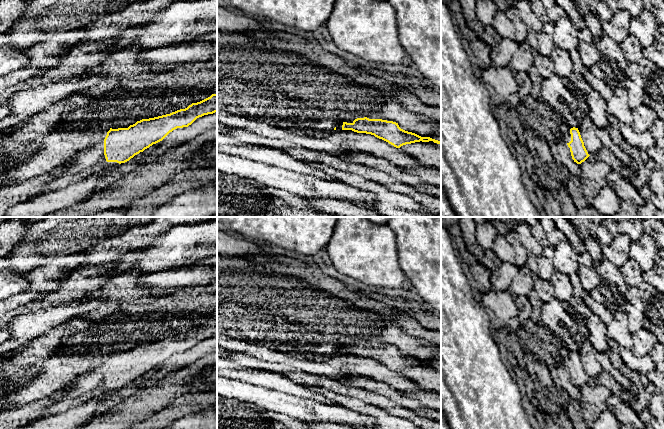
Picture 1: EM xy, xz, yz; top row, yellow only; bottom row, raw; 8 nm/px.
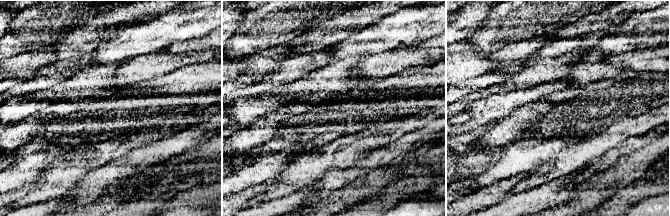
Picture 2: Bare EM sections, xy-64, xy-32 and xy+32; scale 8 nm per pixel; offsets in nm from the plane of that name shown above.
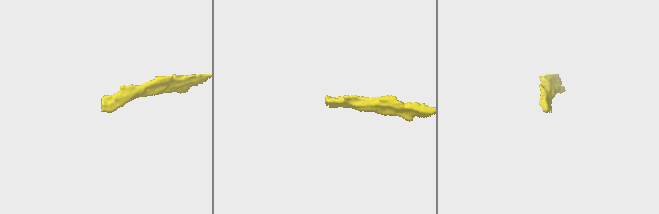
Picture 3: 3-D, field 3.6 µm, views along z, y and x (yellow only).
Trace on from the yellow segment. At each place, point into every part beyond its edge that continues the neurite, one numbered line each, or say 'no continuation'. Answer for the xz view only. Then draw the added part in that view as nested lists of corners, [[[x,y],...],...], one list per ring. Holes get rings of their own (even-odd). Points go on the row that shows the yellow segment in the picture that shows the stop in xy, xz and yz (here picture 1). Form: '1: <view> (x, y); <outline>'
1: xz (345, 118); [[[343,115],[343,116],[340,117],[340,119],[341,119],[343,122],[347,122],[347,123],[353,123],[353,121],[354,121],[355,119],[357,119],[357,118],[359,118],[359,117],[352,117],[352,116],[350,116],[350,115]]]

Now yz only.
1: yz (565, 131); [[[565,126],[561,131],[563,134],[563,142],[565,142],[566,144],[571,141],[570,129],[571,128],[569,126]]]

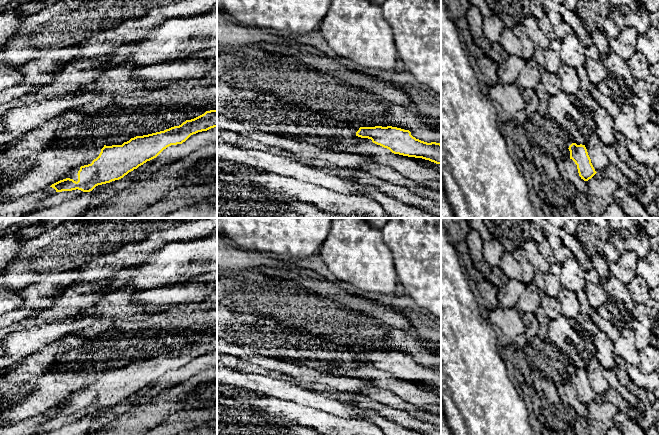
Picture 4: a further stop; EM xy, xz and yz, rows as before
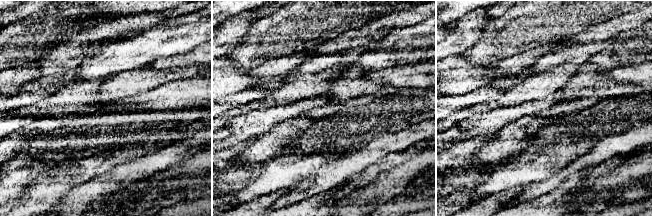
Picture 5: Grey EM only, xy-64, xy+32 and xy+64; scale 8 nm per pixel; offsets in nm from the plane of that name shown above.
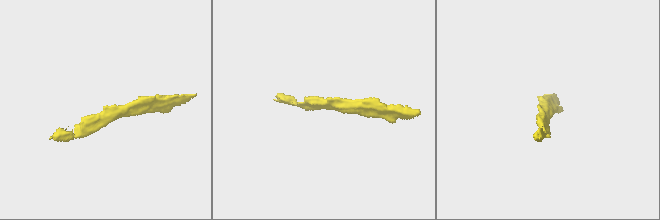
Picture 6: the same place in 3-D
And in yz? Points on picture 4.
no continuation

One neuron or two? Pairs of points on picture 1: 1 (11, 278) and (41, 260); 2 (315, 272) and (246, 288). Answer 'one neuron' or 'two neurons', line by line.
1: two neurons
2: two neurons

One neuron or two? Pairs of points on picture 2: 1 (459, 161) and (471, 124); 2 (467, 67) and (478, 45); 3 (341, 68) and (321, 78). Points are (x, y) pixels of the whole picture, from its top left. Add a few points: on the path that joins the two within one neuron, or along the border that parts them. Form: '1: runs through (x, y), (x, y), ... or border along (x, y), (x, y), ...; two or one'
1: border along (464, 132), (456, 135); two
2: border along (468, 42), (473, 50), (491, 54); two
3: runs through (336, 70), (326, 76); one

